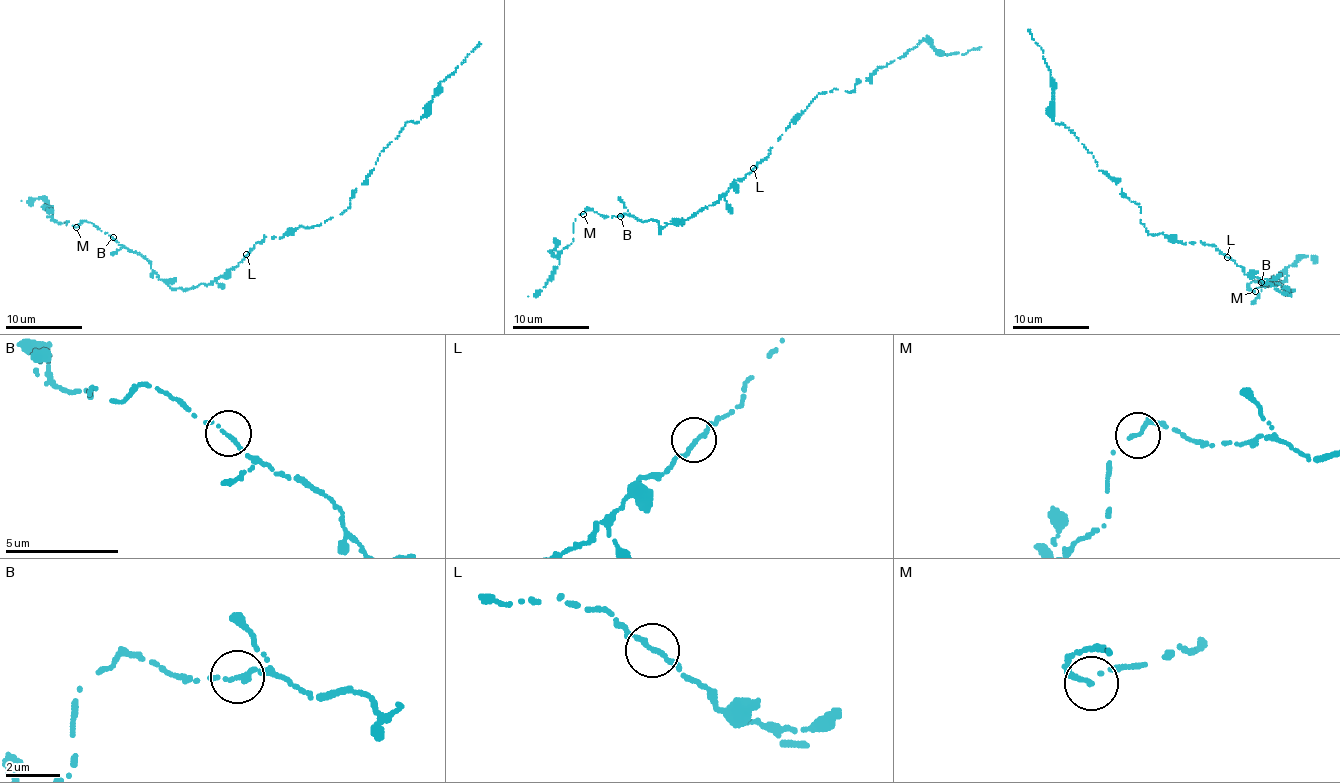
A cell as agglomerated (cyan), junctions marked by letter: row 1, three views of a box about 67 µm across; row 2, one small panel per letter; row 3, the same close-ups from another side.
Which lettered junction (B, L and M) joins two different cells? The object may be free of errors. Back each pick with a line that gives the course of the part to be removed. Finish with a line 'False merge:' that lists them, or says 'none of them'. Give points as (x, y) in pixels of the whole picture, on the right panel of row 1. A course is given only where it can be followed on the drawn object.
False merge: none of them

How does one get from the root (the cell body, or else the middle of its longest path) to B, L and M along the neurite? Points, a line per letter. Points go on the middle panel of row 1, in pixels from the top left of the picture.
B: (768, 155), (734, 181), (715, 203), (680, 224), (663, 227), (655, 221), (641, 221), (626, 213), (620, 216)
L: (768, 155), (753, 168)
M: (768, 155), (715, 203), (680, 224), (663, 227), (624, 213), (583, 214)

